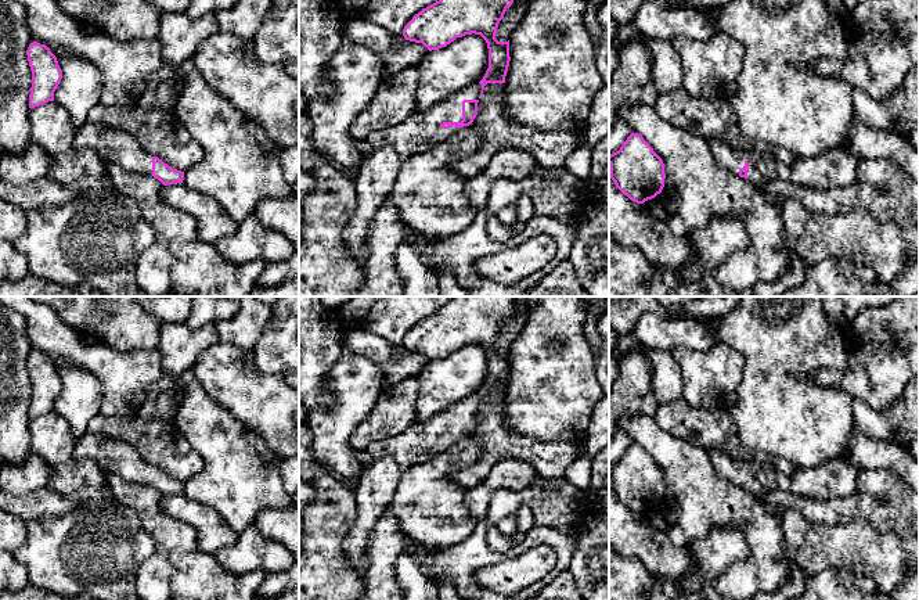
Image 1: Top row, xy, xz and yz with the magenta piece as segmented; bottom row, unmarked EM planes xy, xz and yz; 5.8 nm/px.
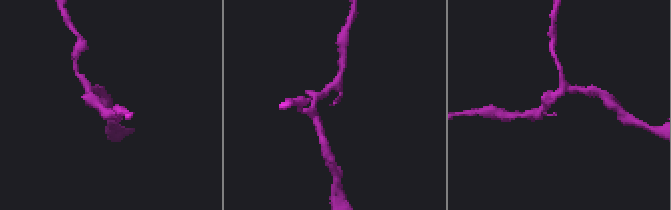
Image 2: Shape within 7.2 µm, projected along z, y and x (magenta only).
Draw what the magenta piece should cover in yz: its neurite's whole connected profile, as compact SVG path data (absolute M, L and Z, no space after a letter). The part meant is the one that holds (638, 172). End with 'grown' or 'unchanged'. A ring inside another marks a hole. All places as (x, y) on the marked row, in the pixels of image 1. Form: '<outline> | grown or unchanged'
M631 133L619 151L609 155L610 179L616 187L637 204L662 193L664 164L638 133Z | unchanged

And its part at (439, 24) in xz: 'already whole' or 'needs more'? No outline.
needs more

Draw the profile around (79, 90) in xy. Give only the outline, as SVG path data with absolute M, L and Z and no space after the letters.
M61 54L57 61L62 79L54 91L54 101L69 114L79 130L87 122L90 109L100 103L102 73L94 64L71 54Z

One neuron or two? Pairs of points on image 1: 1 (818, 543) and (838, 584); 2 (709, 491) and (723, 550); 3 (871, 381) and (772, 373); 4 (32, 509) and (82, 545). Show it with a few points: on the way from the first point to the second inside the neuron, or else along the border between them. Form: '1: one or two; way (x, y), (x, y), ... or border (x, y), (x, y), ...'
1: two; border (810, 574), (849, 567), (861, 575)
2: two; border (748, 541), (739, 528), (712, 528), (688, 543)
3: two; border (810, 374), (815, 383), (840, 391)
4: two; border (71, 510), (62, 514), (35, 518), (26, 524)

